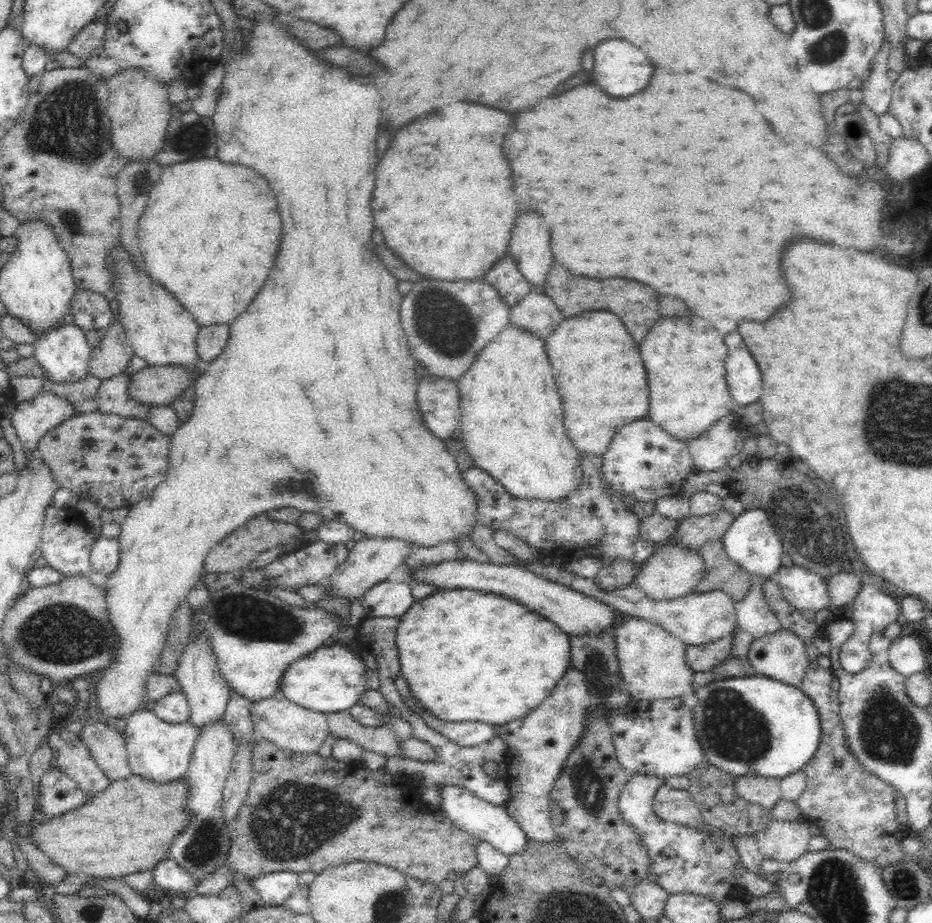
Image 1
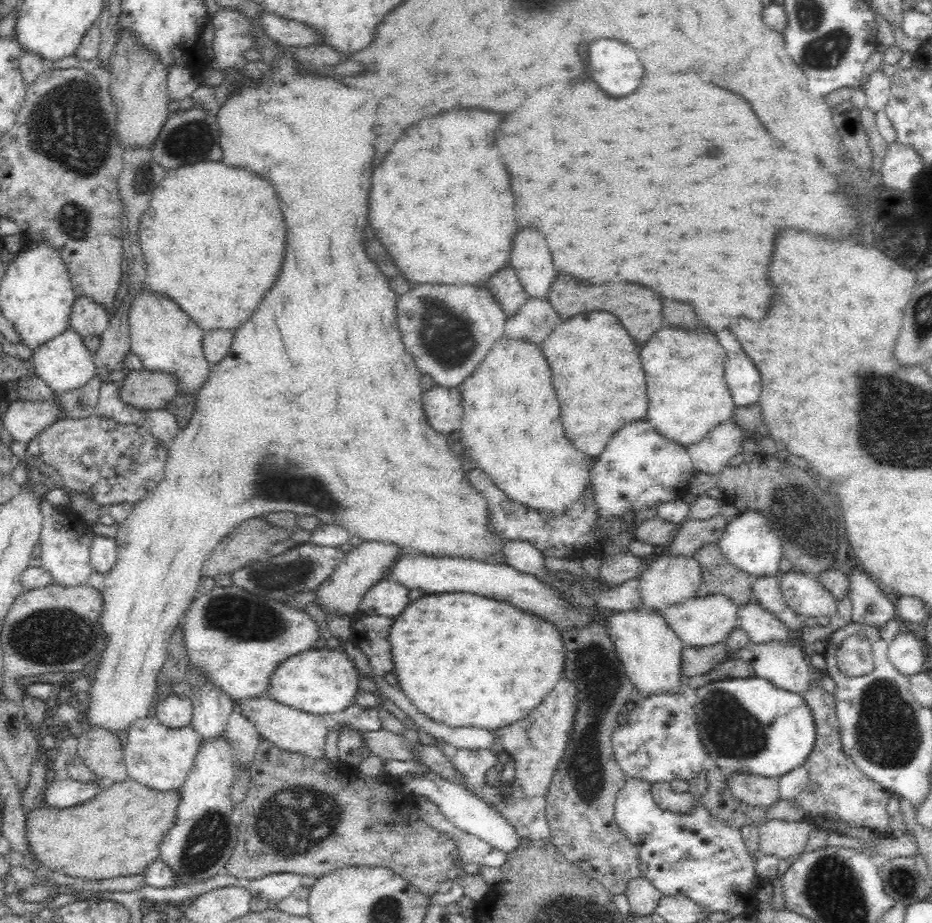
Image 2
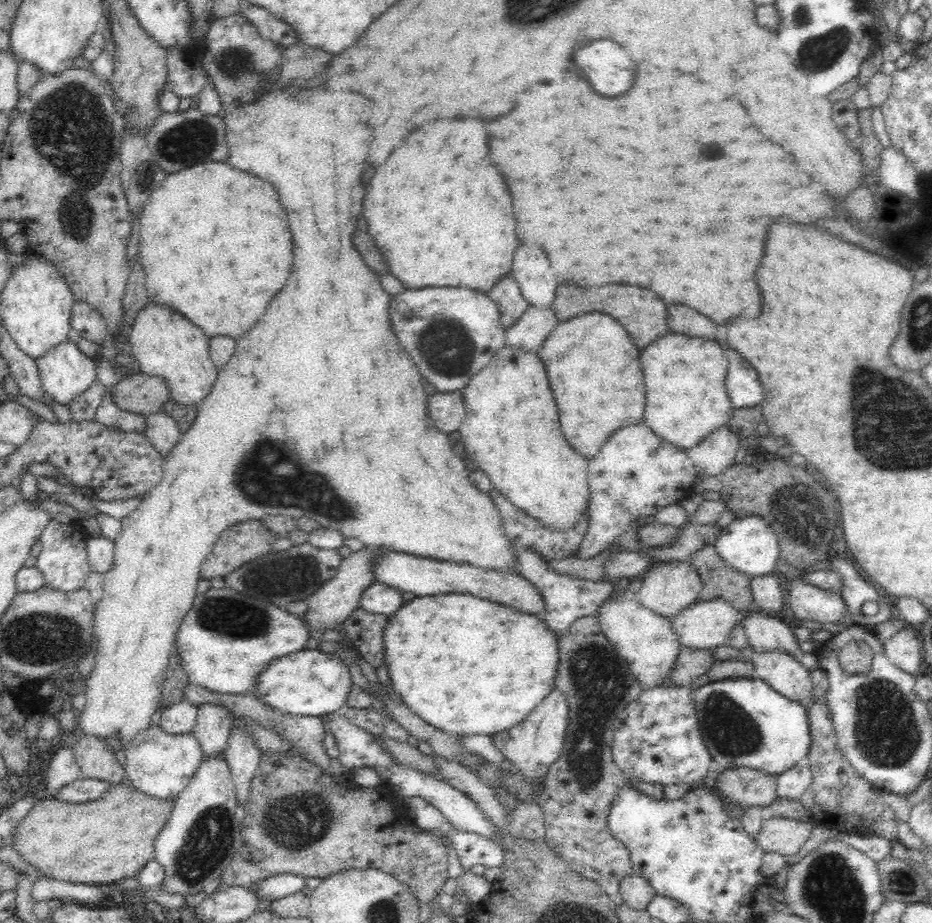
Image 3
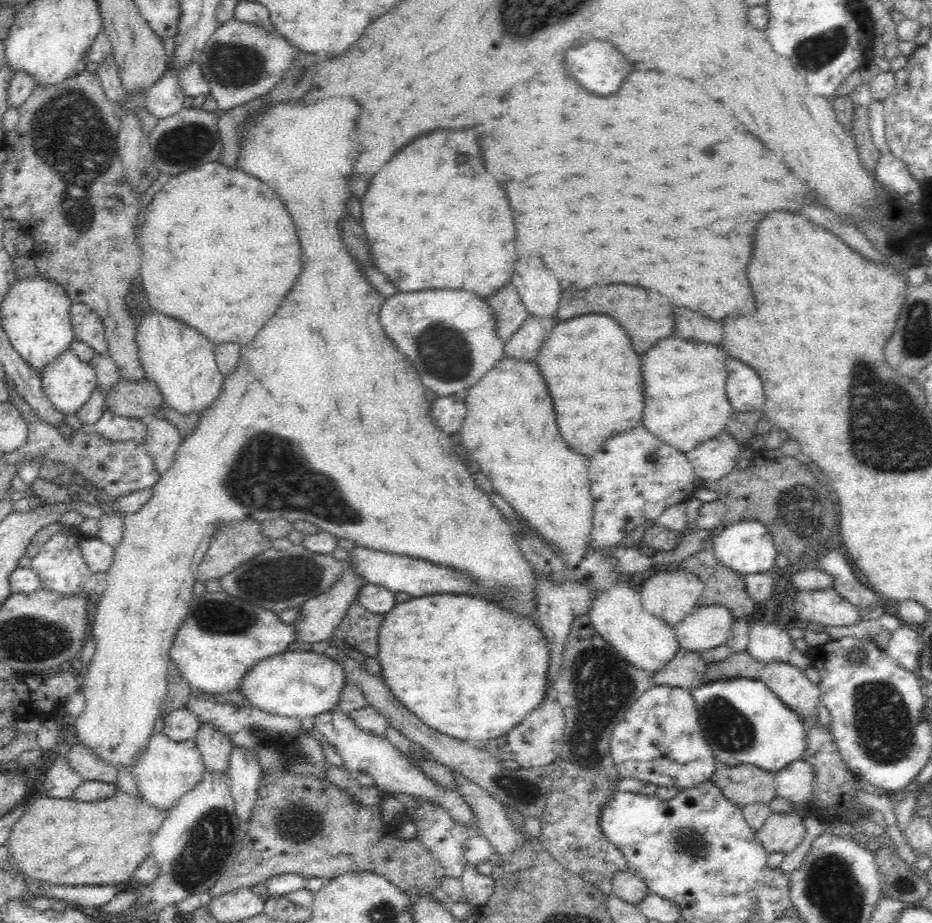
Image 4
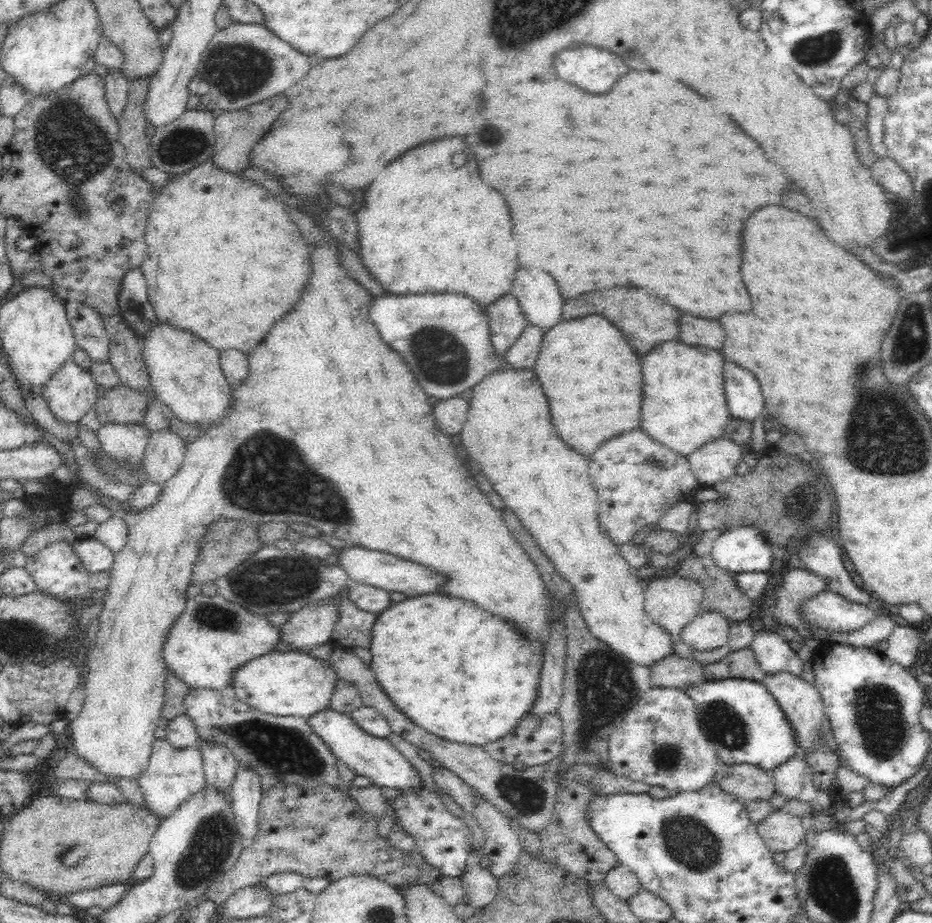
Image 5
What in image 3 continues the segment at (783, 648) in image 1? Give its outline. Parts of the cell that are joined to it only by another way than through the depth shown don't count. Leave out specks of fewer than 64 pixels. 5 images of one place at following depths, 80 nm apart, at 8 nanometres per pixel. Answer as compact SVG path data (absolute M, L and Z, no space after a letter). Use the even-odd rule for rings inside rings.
M724 644L712 649L712 655L714 655L714 660L716 661L732 660L732 658L736 660L749 660L753 662L755 666L754 674L752 674L753 679L760 679L768 682L768 685L770 685L774 691L790 699L790 701L798 701L798 703L806 707L808 707L808 704L812 704L815 685L810 680L810 670L798 663L796 658L790 657L790 655L786 655L786 653L780 650L754 653L750 646L746 647L744 650L738 650Z

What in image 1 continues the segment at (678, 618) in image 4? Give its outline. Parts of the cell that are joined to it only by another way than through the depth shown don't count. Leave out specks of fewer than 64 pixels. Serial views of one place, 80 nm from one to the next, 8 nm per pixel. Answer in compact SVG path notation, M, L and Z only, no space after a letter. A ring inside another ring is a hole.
M668 540L656 545L654 552L646 559L646 562L639 566L634 581L646 598L655 602L670 602L695 593L695 589L703 578L703 572L704 559L697 551L674 545Z

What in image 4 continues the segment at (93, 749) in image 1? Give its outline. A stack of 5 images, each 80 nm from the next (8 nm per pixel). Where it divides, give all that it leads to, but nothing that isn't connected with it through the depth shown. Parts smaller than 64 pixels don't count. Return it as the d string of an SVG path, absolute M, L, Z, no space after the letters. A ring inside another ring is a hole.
M72 740L70 748L65 749L63 754L66 763L70 765L70 770L80 774L84 781L97 780L113 783L116 780L117 768L114 765L104 763L88 747L81 746L81 744Z

